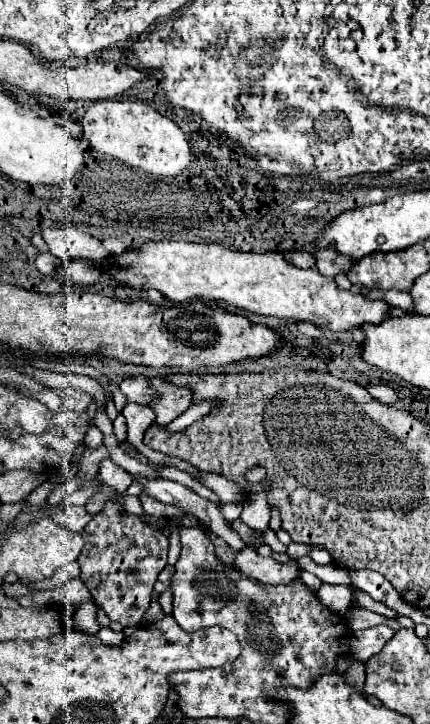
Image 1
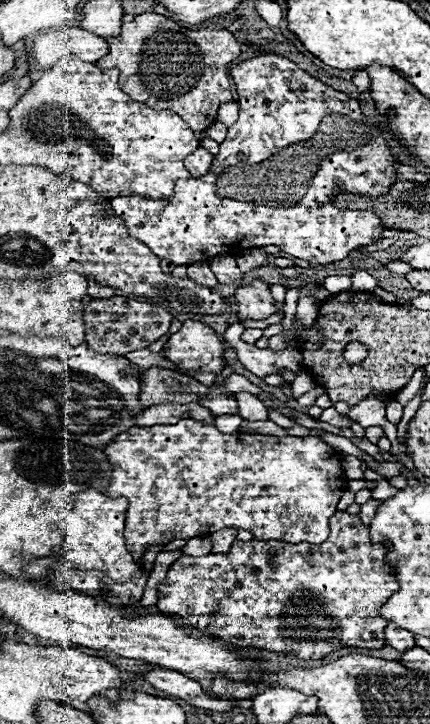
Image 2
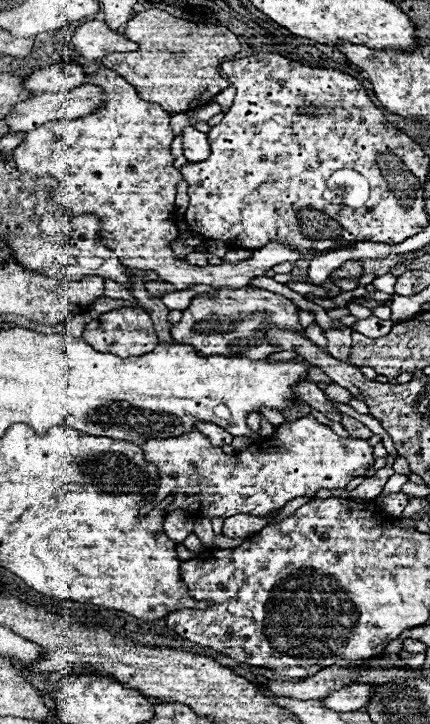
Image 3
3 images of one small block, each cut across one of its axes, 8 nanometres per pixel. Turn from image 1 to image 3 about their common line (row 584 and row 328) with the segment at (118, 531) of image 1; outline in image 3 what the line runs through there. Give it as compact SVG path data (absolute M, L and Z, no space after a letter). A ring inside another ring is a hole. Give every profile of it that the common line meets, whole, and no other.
M120 308L120 310L112 310L106 314L100 314L98 318L94 318L82 338L96 348L96 352L112 352L116 356L140 356L144 352L152 352L152 348L158 344L158 336L154 332L152 320L150 316L142 310L142 308Z

